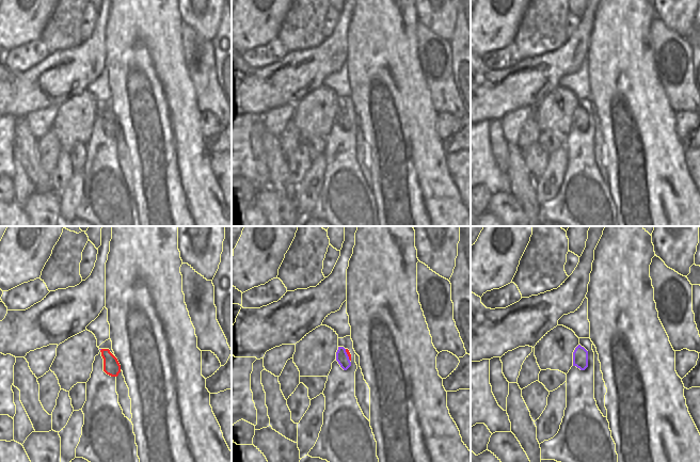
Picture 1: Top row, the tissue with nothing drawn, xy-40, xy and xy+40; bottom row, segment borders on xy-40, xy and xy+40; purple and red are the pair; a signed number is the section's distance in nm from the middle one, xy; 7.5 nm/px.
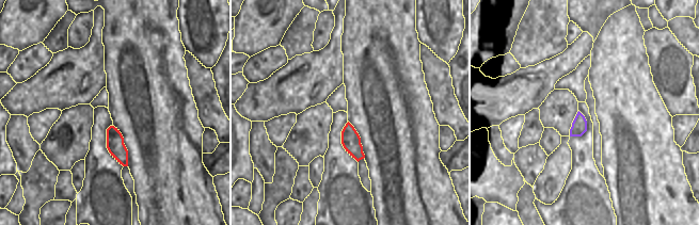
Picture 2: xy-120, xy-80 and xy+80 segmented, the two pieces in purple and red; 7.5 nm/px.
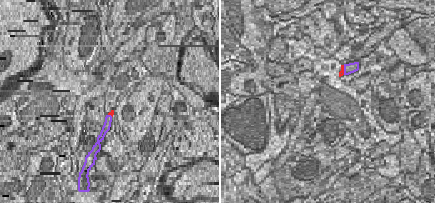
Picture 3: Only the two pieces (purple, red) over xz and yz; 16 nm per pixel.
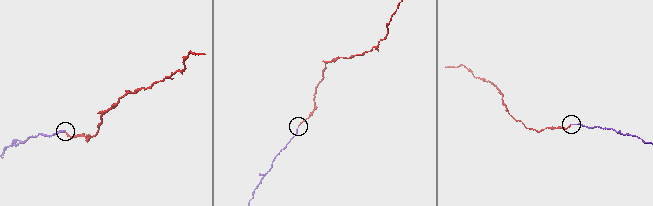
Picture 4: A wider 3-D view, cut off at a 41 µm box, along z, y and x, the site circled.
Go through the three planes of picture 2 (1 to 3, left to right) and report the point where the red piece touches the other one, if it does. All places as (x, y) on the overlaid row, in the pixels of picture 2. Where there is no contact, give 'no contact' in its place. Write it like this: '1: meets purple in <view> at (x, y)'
1: no contact
2: no contact
3: no contact

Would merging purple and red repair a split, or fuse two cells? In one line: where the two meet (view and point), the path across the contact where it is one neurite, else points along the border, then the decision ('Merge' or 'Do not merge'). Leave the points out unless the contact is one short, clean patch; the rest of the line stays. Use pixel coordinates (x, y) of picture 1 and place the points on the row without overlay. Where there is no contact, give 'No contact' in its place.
Touches purple at xy (347, 115). Path across: xy (341, 117), (347, 115), (347, 111). Merge.

